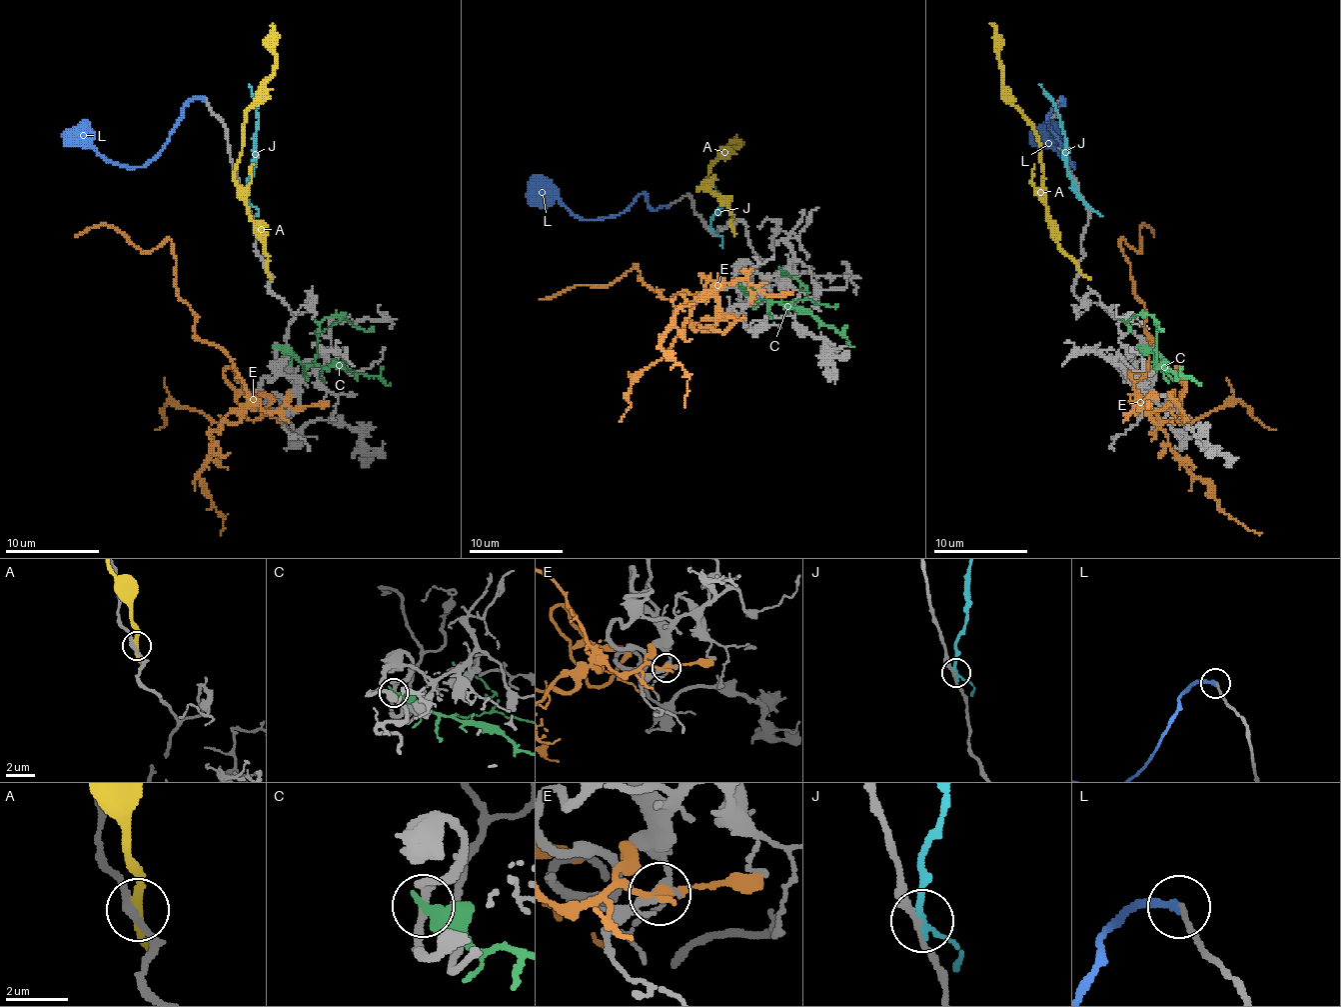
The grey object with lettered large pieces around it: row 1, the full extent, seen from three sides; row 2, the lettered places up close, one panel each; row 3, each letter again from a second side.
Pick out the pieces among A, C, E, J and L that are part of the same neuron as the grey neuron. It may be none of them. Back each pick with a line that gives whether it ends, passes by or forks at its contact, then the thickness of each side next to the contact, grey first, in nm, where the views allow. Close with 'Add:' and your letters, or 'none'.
L: it ends there; 150 nm thick on the grey side, 200 nm on the other
Add: L

